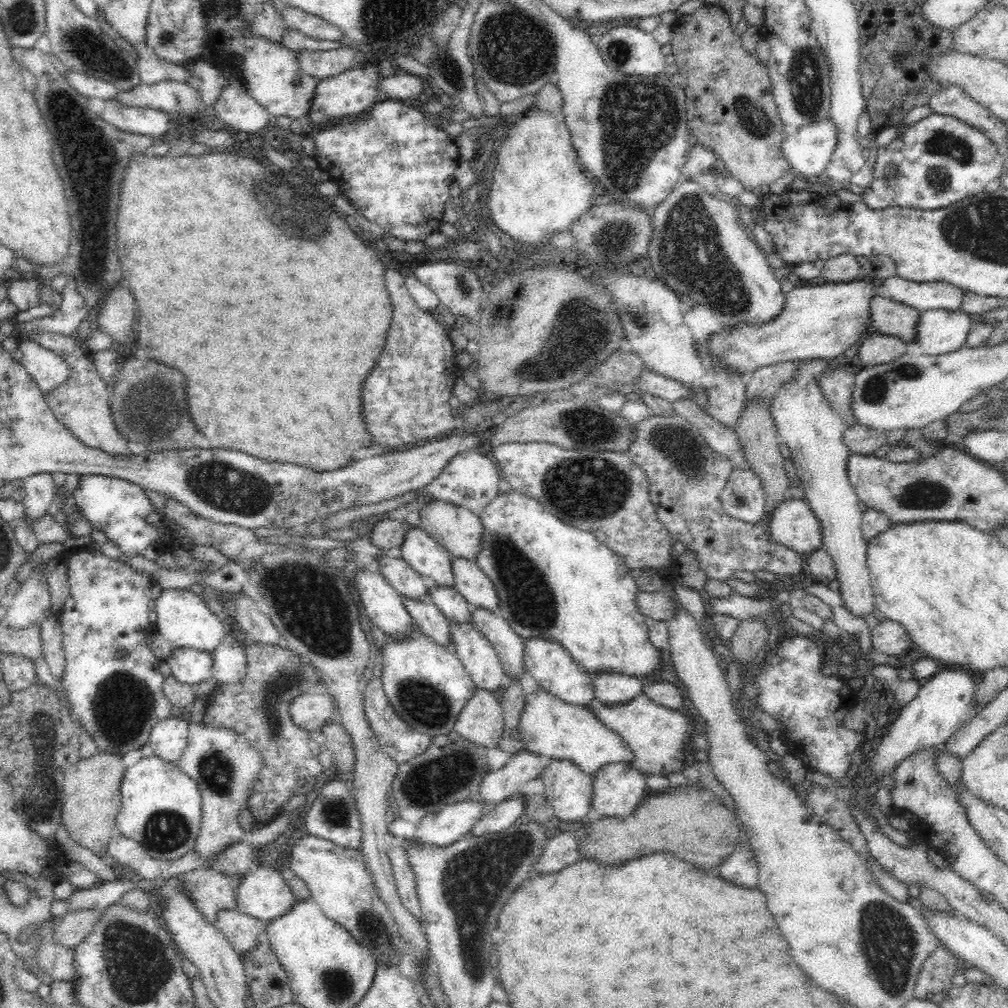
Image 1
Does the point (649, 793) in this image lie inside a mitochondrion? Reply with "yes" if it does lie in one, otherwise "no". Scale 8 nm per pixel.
no

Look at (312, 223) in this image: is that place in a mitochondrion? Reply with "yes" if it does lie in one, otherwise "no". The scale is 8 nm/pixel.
yes

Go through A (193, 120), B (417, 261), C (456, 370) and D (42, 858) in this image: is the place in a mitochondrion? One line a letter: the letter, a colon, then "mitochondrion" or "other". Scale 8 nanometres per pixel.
A: other
B: other
C: other
D: other

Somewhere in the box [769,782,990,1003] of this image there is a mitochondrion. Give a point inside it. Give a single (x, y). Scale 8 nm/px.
(891, 942)

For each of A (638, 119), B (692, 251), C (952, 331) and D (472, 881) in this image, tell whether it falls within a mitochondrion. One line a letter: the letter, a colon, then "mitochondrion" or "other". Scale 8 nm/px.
A: mitochondrion
B: mitochondrion
C: other
D: mitochondrion

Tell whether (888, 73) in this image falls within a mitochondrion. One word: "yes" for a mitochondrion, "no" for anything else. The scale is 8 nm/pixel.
no

